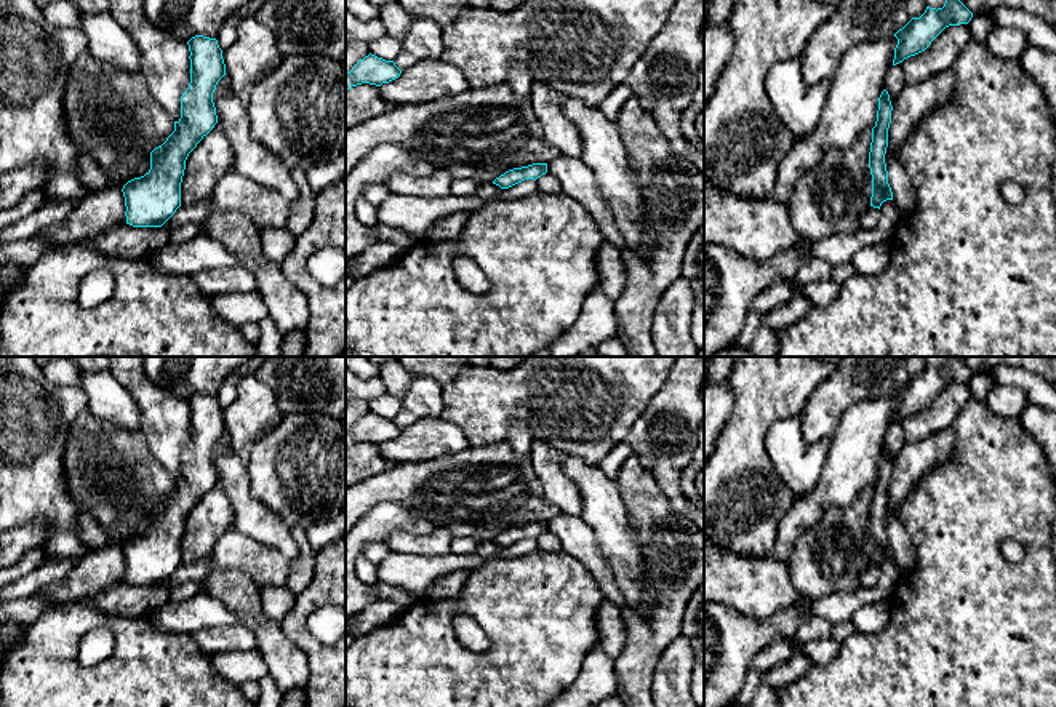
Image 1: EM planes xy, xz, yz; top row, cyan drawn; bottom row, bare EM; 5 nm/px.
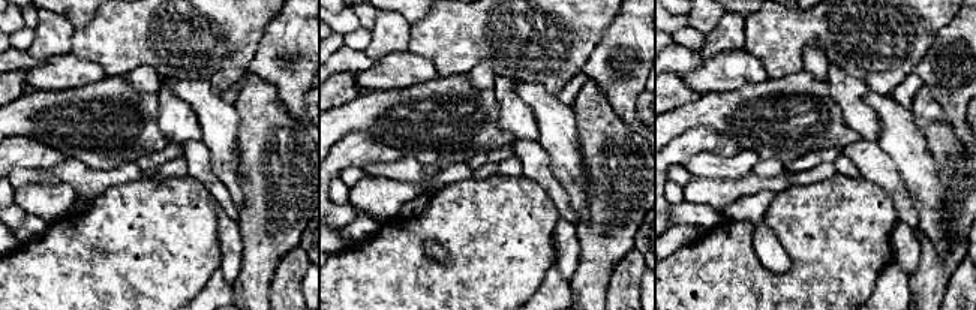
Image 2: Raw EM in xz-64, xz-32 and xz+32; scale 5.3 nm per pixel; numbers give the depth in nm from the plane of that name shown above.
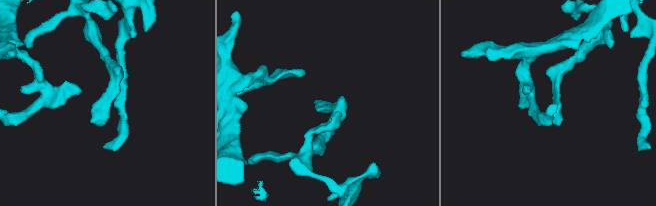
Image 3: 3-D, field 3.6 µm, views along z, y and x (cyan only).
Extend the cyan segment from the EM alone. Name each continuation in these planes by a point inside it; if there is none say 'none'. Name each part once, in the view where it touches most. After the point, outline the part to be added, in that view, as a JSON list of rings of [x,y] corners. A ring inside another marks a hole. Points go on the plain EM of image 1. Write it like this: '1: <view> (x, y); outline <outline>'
none

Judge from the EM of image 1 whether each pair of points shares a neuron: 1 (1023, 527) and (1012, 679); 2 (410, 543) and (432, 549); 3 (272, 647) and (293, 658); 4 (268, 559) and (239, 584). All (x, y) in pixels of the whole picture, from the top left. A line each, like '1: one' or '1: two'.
1: one
2: one
3: one
4: two

